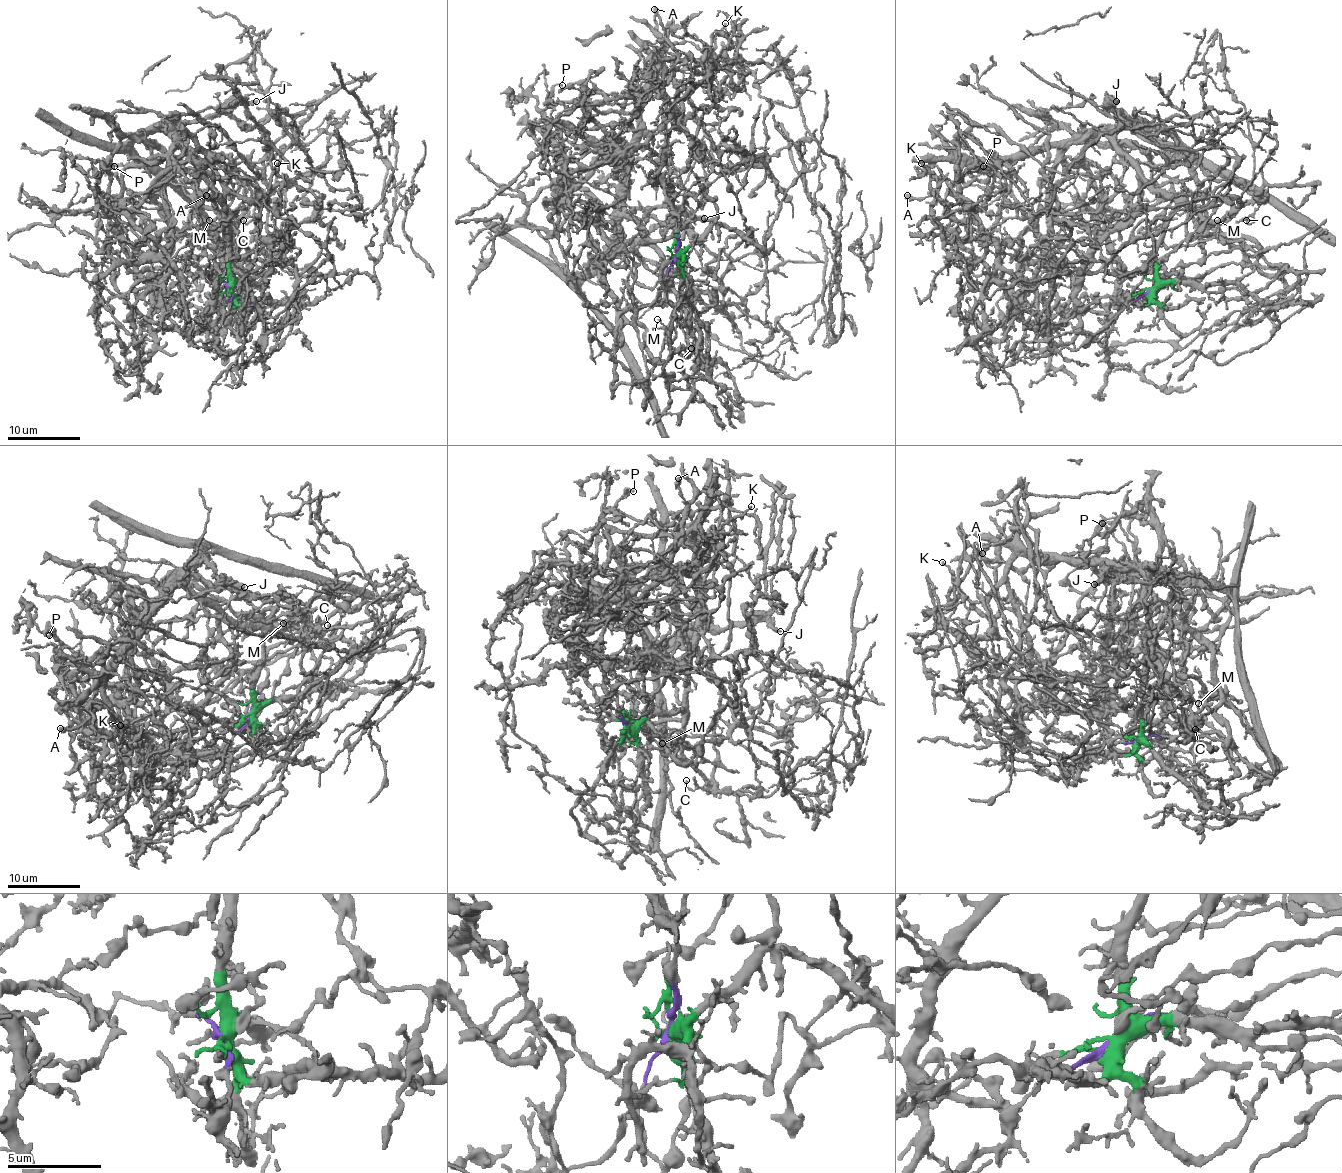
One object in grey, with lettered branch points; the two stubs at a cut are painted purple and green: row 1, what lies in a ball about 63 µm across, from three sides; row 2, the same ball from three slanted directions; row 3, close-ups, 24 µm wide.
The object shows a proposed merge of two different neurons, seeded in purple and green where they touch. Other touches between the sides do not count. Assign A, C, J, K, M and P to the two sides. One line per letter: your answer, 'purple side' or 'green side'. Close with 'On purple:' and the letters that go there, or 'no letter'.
A: purple side
C: green side
J: green side
K: green side
M: green side
P: purple side
On purple: A, P

